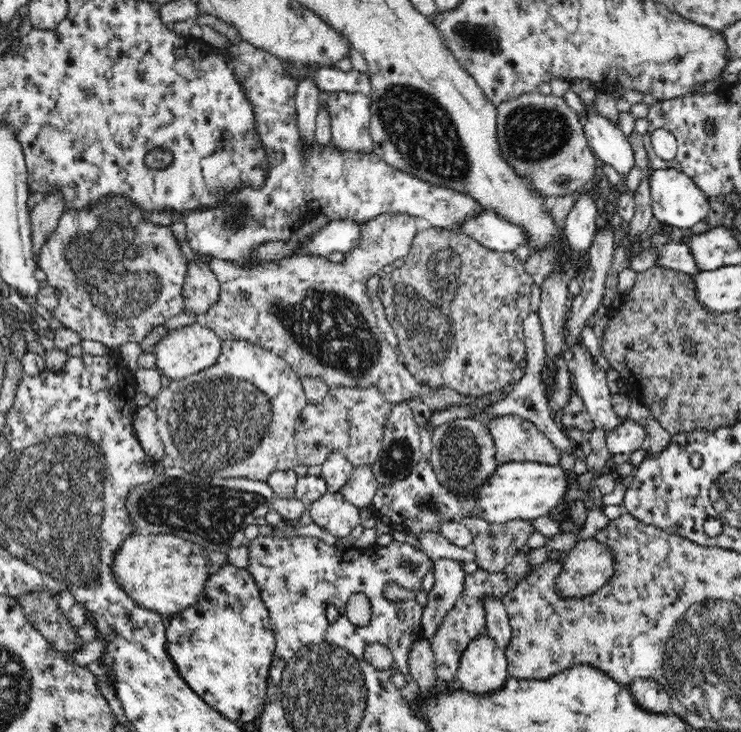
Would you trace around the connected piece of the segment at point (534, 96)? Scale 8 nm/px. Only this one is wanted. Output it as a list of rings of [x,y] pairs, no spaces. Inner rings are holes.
[[[537,90],[525,92],[495,105],[497,114],[497,139],[502,158],[513,171],[529,184],[537,194],[552,200],[563,194],[579,193],[583,185],[591,179],[594,172],[594,155],[583,133],[579,114],[564,101],[562,96],[552,93],[542,94]]]

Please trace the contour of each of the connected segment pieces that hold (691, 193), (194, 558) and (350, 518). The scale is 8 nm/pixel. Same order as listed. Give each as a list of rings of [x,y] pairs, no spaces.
[[[674,168],[652,170],[650,173],[650,193],[652,193],[653,216],[659,222],[676,226],[686,232],[700,224],[710,211],[709,198],[704,191],[684,172]]]
[[[138,532],[122,542],[114,560],[114,573],[118,575],[124,591],[141,607],[171,618],[202,598],[211,576],[210,565],[204,548],[199,544],[172,534]]]
[[[329,490],[307,505],[318,530],[338,539],[349,538],[352,530],[360,524],[360,509],[340,492]]]

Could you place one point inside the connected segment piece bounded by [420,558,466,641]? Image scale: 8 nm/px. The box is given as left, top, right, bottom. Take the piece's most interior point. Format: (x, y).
(449, 583)

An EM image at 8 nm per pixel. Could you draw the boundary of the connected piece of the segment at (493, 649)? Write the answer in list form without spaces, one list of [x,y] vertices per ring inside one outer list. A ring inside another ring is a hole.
[[[487,632],[480,633],[461,652],[455,684],[474,693],[490,692],[508,678],[507,670],[505,651]]]

